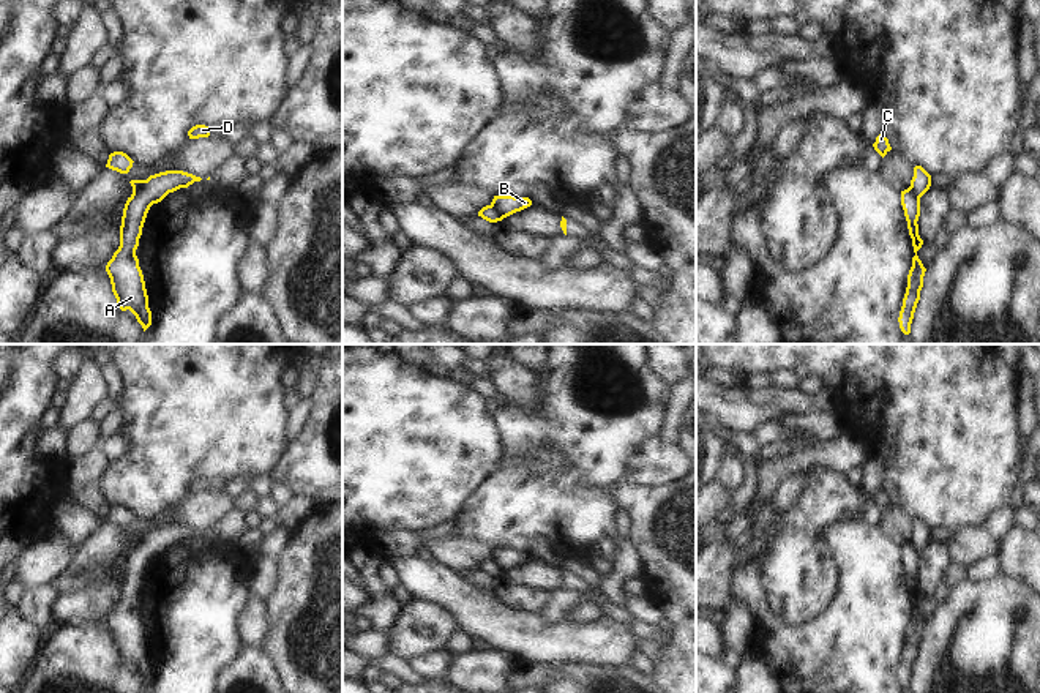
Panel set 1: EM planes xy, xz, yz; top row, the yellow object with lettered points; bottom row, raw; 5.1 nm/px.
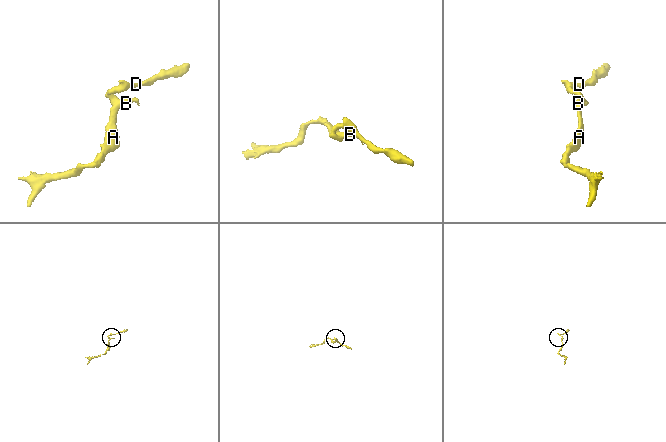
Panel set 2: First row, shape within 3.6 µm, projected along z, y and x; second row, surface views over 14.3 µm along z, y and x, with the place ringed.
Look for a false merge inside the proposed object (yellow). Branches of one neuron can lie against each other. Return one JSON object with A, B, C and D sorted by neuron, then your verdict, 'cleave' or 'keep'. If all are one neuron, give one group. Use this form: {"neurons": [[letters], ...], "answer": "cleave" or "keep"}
{"neurons": [["A", "B"], ["C", "D"]], "answer": "cleave"}

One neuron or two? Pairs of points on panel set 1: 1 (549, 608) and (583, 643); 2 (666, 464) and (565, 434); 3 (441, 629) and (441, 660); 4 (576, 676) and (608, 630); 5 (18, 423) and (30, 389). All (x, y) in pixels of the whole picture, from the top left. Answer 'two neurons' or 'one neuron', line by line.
1: two neurons
2: two neurons
3: two neurons
4: two neurons
5: one neuron

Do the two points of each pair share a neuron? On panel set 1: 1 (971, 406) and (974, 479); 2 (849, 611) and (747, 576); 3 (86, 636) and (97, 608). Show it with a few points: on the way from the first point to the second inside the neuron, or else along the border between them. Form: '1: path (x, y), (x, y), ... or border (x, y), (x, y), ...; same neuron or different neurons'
1: path (971, 423), (971, 461); same neuron
2: path (819, 633), (783, 633), (759, 606); same neuron
3: border (104, 619), (95, 624), (82, 624); different neurons

